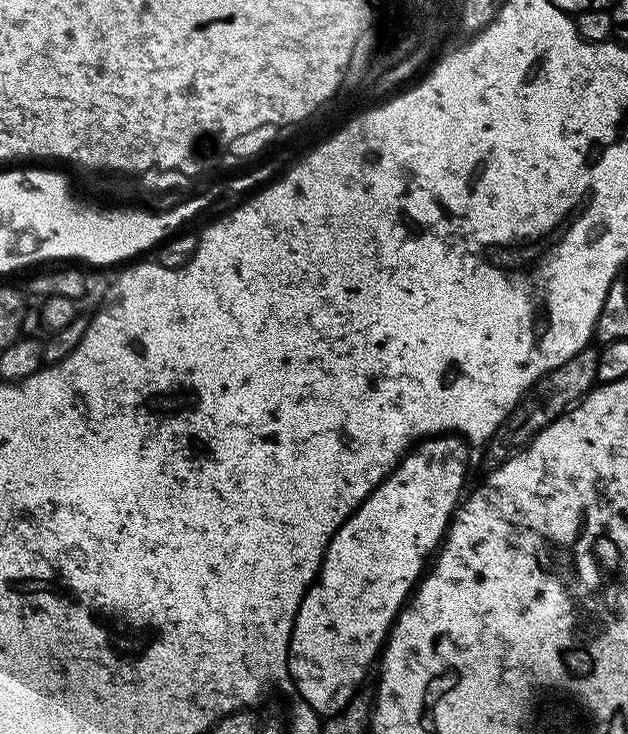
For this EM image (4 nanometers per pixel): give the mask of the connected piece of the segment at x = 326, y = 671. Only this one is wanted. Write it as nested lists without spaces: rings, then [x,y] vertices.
[[[455,434],[430,436],[419,441],[404,453],[403,460],[332,535],[320,573],[300,603],[288,647],[287,671],[290,680],[292,676],[300,691],[299,699],[309,704],[321,717],[333,716],[351,697],[357,695],[356,685],[363,682],[368,667],[377,663],[400,609],[408,603],[422,573],[441,547],[448,534],[448,525],[465,495],[464,475],[468,468],[464,463],[468,460],[468,451],[469,445]]]

